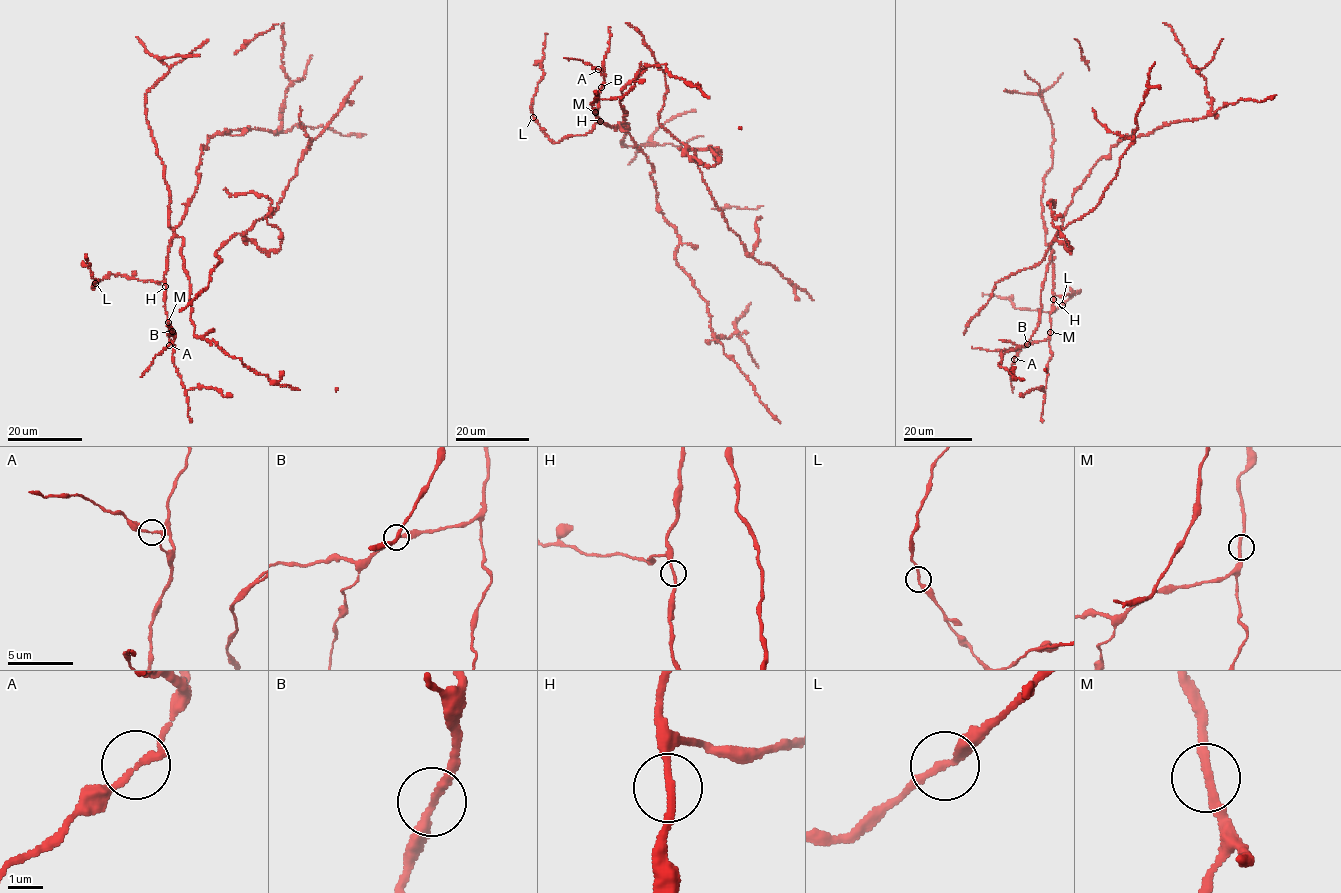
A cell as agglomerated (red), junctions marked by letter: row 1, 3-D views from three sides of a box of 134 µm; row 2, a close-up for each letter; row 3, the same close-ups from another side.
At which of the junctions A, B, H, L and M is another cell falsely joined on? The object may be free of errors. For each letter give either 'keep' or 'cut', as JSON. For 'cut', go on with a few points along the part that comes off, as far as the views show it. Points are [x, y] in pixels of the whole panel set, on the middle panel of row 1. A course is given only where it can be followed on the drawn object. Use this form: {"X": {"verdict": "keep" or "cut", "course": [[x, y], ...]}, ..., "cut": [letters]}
{"A": {"verdict": "keep"}, "B": {"verdict": "keep"}, "H": {"verdict": "keep"}, "L": {"verdict": "keep"}, "M": {"verdict": "keep"}, "cut": []}

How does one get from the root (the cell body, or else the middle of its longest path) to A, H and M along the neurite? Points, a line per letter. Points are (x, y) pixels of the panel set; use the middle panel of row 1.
A: (599, 100), (604, 80), (599, 70)
H: (599, 100), (595, 113), (600, 121)
M: (599, 100), (595, 112)

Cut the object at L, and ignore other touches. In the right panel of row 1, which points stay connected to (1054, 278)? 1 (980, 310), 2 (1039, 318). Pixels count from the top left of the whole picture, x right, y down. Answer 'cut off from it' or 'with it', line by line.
1: with it
2: with it

